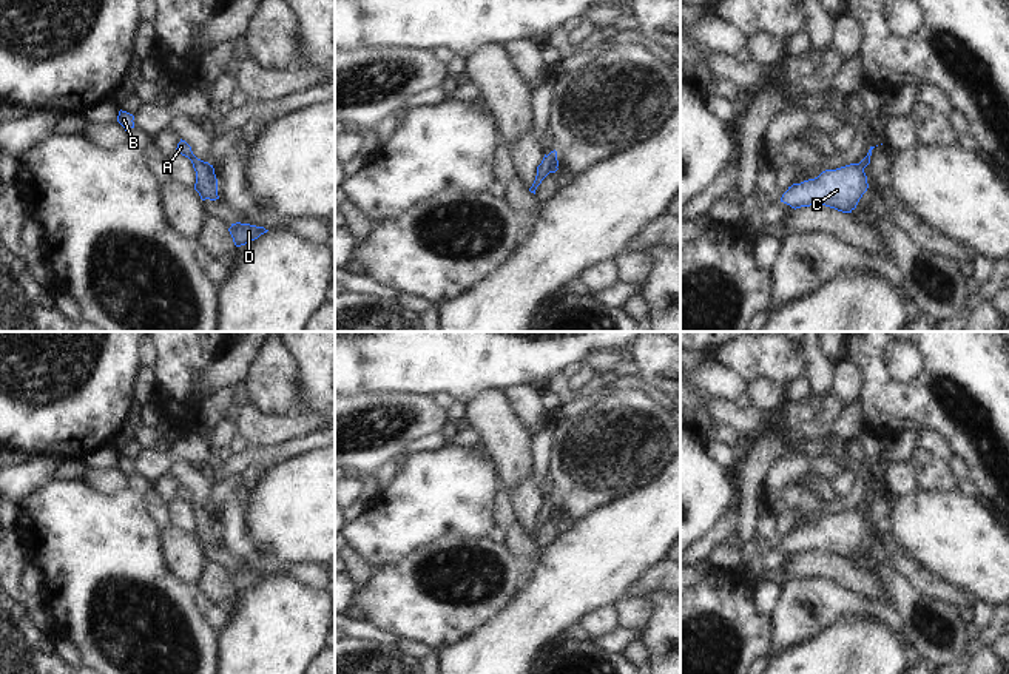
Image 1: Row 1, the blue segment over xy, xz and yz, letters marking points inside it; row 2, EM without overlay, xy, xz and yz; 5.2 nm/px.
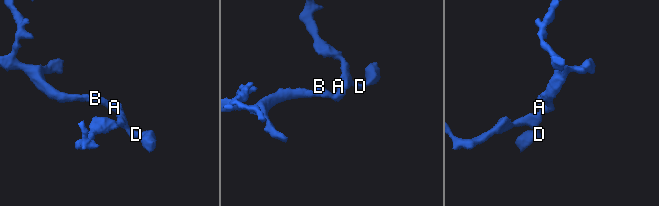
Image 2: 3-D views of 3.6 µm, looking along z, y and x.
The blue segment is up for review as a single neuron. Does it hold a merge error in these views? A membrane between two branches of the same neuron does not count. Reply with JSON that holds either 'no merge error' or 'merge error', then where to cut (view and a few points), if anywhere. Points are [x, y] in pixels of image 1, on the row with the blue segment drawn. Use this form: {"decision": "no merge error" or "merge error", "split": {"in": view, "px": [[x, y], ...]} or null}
{"decision": "no merge error", "split": null}

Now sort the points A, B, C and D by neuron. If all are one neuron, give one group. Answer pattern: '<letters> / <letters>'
A B C D

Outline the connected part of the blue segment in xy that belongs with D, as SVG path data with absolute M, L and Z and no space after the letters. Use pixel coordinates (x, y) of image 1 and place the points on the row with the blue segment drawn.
M236 222L231 224L228 231L233 238L235 245L241 247L258 239L261 234L267 233L268 230L265 230L264 227Z

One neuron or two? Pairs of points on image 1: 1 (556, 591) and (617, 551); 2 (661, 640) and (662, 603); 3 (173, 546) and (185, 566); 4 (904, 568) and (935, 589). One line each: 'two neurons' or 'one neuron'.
1: one neuron
2: one neuron
3: one neuron
4: one neuron

